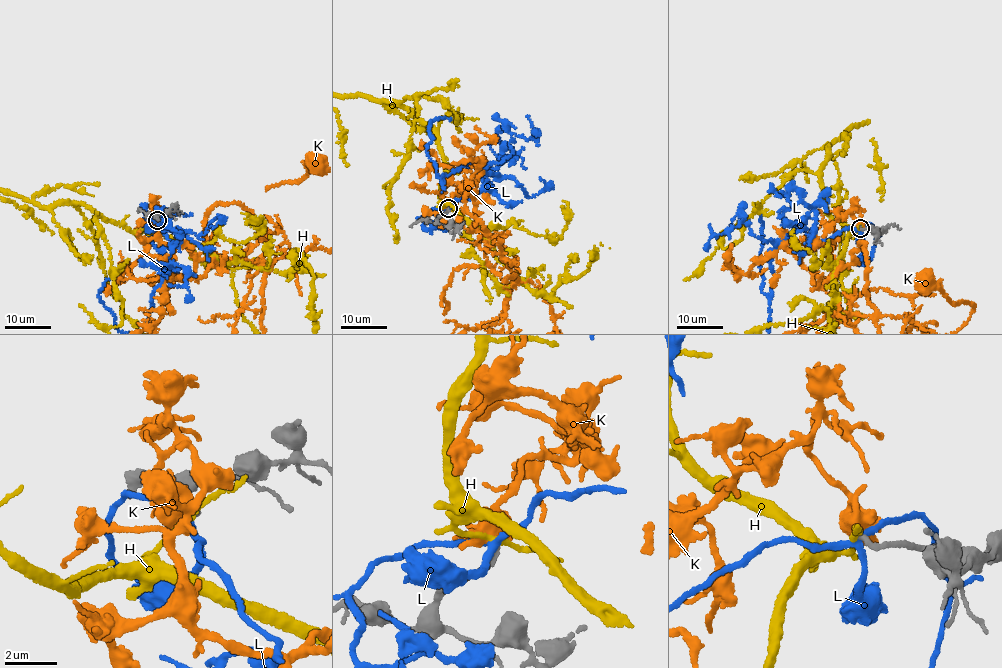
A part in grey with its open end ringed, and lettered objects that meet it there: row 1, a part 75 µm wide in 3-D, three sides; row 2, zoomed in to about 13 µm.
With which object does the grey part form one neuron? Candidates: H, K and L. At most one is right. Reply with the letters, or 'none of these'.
none of these

